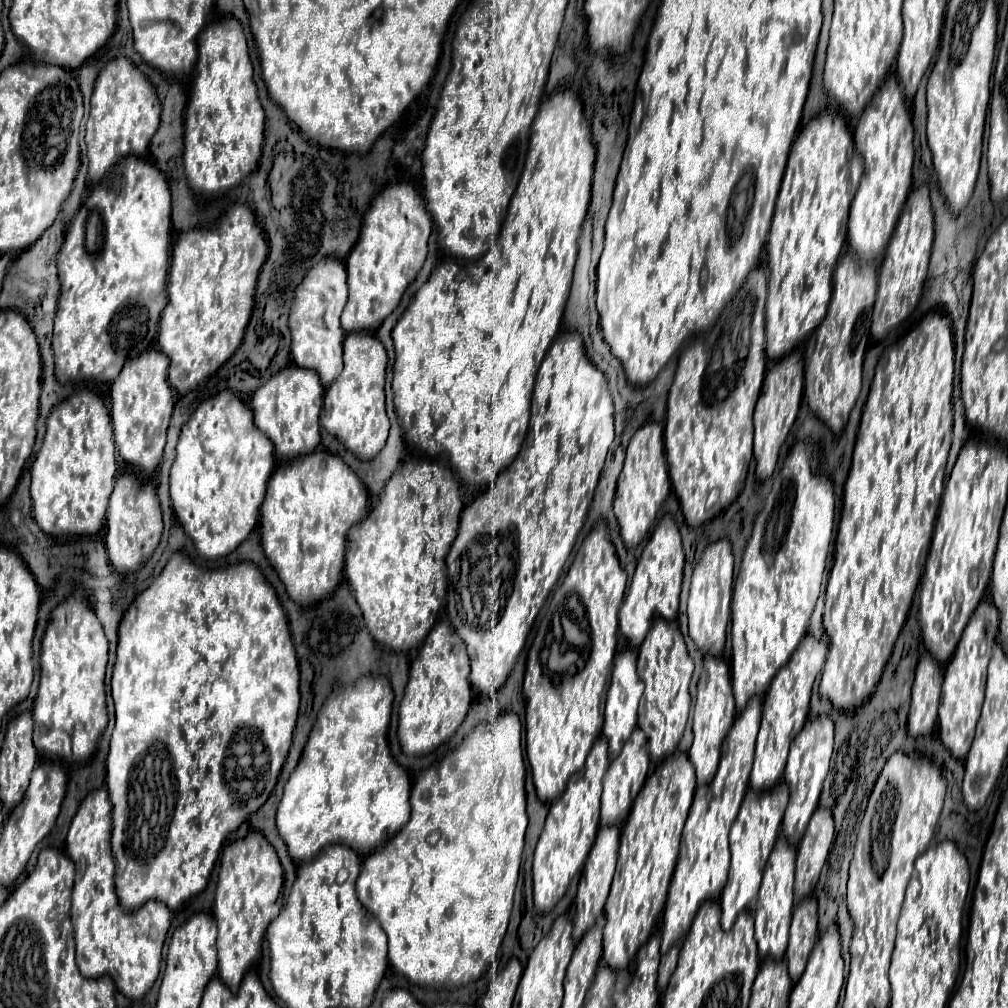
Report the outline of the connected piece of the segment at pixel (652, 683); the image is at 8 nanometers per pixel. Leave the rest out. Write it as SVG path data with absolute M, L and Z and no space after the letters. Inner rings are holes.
M654 622L646 642L638 650L638 676L644 682L644 696L640 700L638 728L646 734L646 752L652 764L660 764L672 756L688 720L690 694L688 684L694 670L694 662L686 652L684 638L676 622Z

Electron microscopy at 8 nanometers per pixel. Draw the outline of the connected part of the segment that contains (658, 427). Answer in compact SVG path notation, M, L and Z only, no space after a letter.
M646 422L630 440L626 450L626 462L618 480L616 500L614 500L614 514L618 518L618 528L622 540L628 548L636 548L648 530L652 528L656 514L664 500L670 494L670 478L668 478L668 464L664 456L664 442L662 442L664 426L656 422Z

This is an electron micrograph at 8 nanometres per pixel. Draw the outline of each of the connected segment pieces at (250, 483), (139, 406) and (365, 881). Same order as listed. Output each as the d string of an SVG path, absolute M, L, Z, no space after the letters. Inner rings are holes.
M224 390L202 402L190 416L190 422L182 428L176 452L178 454L170 470L170 500L180 526L192 538L198 556L212 560L232 554L259 522L266 482L274 468L274 446L270 446L266 436L254 426L250 408L236 394Z
M150 350L126 362L122 374L110 386L110 416L118 454L126 464L138 470L142 480L146 480L158 468L166 444L166 428L174 408L172 388L166 380L168 364L170 360L166 354Z
M502 714L496 724L480 724L454 752L450 752L438 766L432 766L424 770L410 796L412 804L412 816L408 824L378 852L366 856L362 864L362 872L356 882L356 892L366 910L374 914L374 918L380 922L384 932L388 934L388 960L390 966L410 978L414 984L424 988L440 988L450 990L458 986L466 986L470 982L476 982L490 966L490 962L496 958L502 938L508 928L512 904L514 904L514 890L520 874L522 864L522 850L524 850L524 834L528 826L528 814L526 814L526 766L524 766L524 752L522 752L522 724L518 714Z

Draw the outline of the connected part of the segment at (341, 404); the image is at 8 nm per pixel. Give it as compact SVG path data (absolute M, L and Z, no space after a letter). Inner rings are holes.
M350 334L350 338L344 340L344 370L324 394L320 424L360 460L372 460L388 438L390 422L384 406L386 362L386 350L374 334Z

